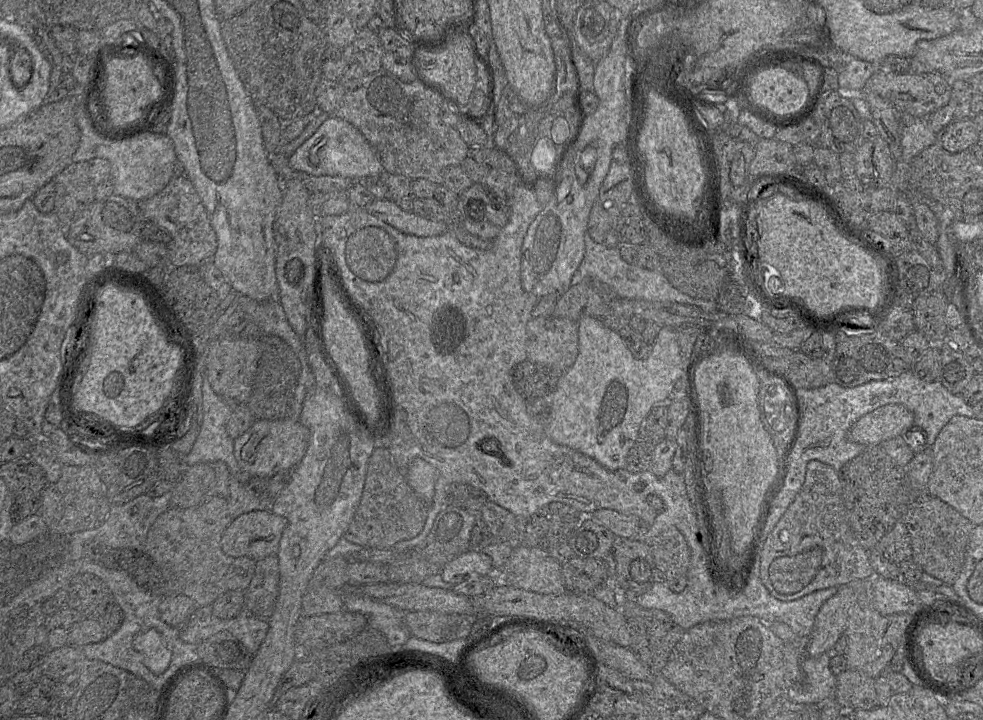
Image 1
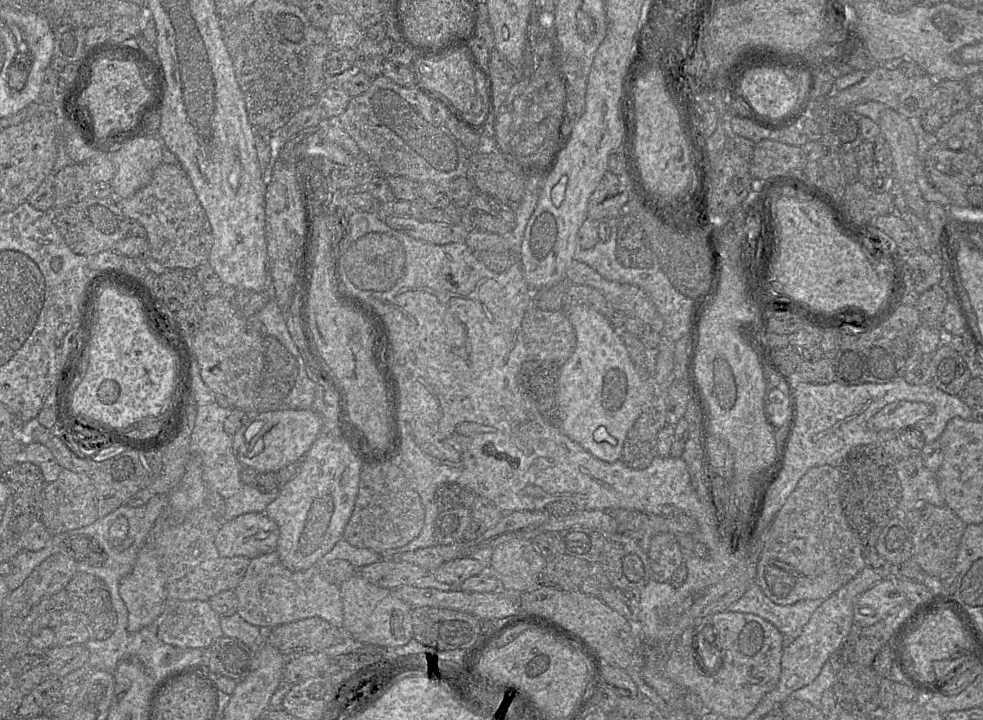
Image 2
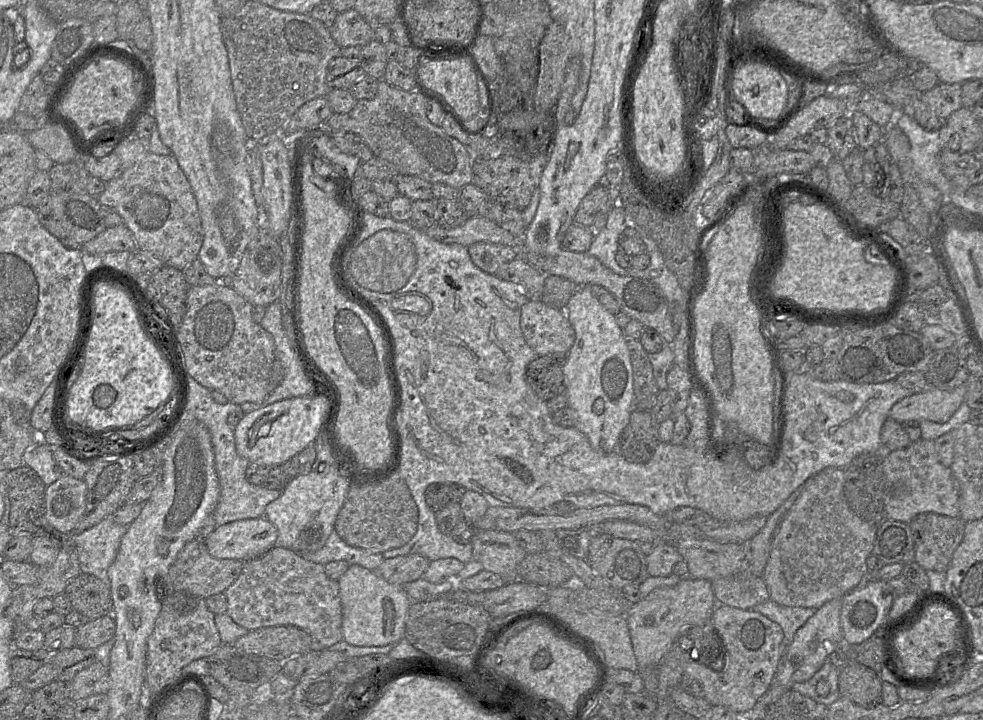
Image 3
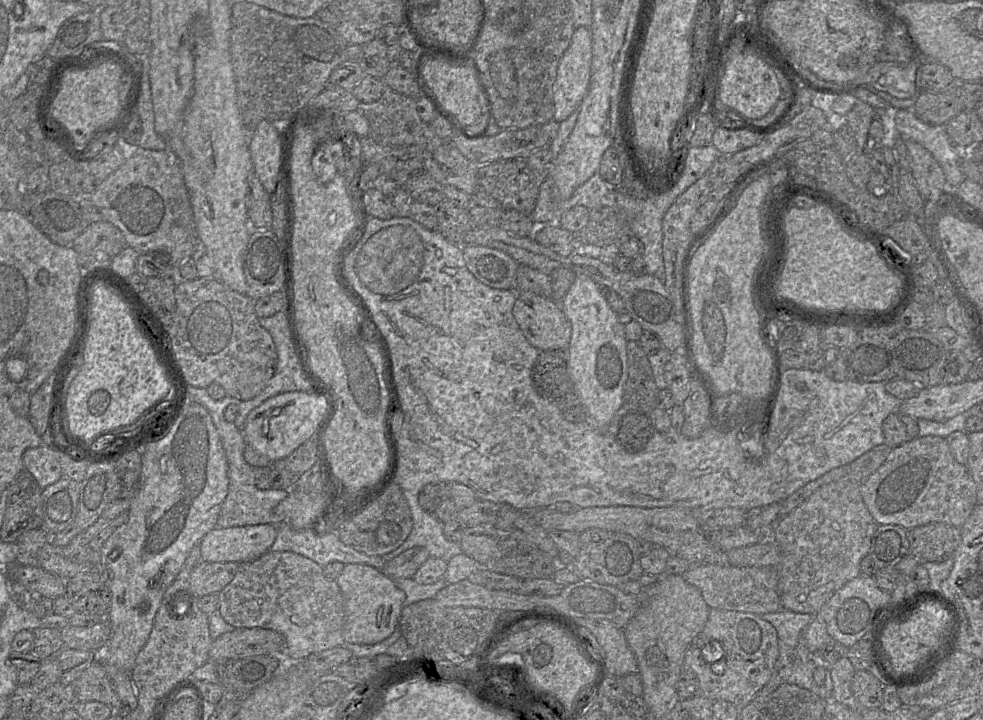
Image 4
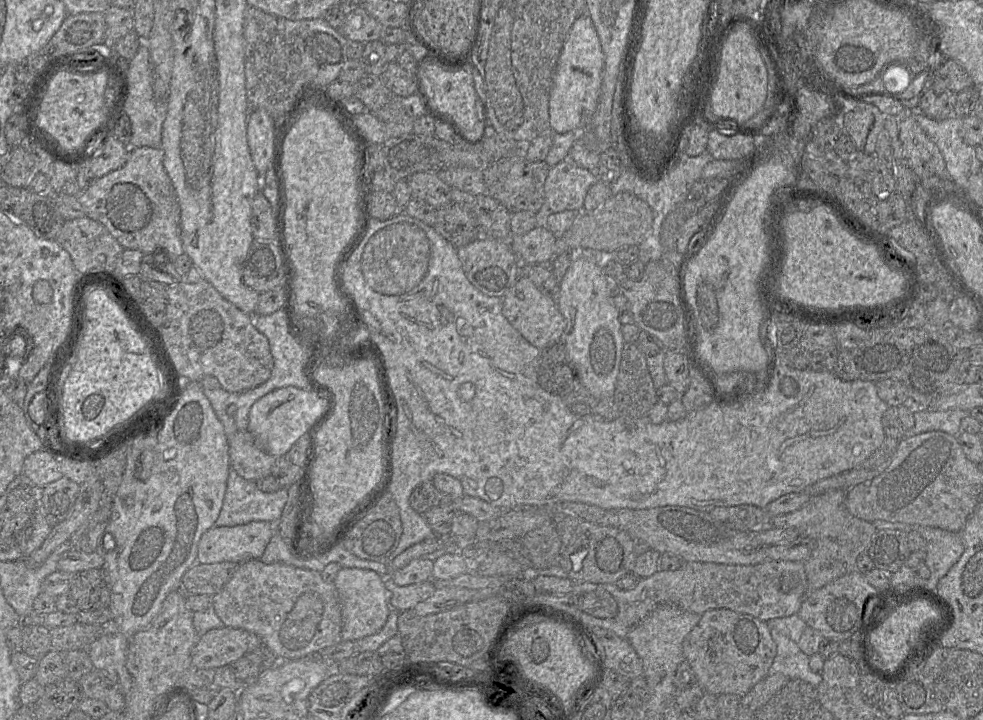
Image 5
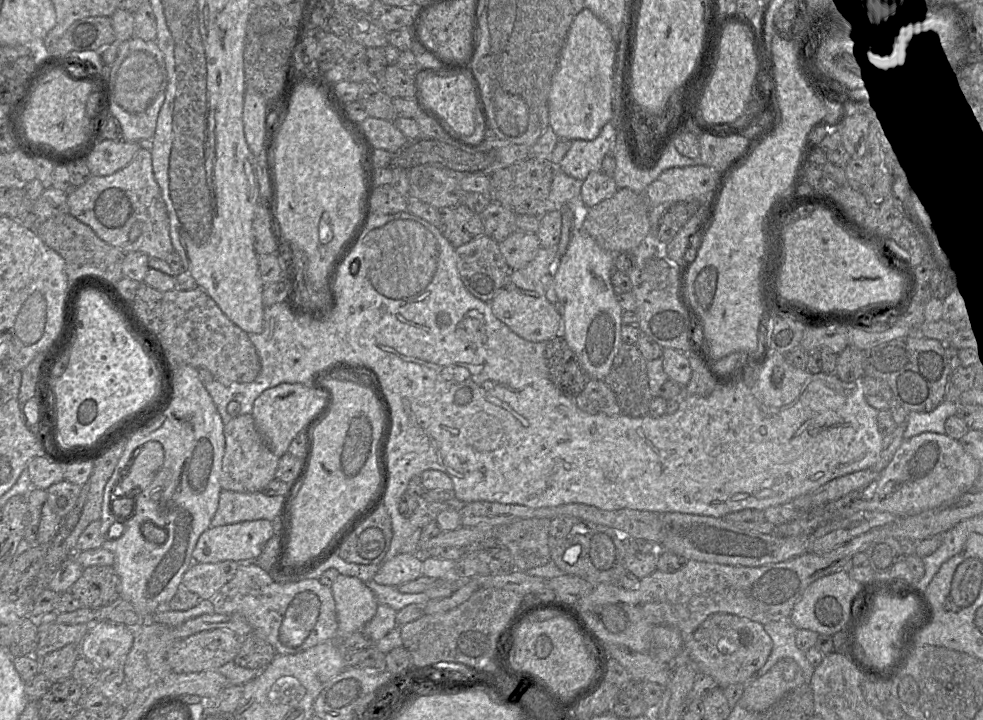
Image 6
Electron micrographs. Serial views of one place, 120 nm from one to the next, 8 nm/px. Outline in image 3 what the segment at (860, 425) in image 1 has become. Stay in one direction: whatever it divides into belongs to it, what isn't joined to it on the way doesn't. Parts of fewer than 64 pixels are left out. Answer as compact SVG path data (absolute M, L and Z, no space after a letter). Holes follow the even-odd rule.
M967 385L953 390L928 387L922 392L913 393L895 403L889 411L889 417L899 423L929 420L943 424L965 402L966 392Z

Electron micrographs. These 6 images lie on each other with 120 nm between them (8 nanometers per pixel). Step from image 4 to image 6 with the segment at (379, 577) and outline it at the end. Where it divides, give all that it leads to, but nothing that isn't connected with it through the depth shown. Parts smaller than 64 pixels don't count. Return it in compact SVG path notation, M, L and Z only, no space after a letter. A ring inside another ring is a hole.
M339 574L331 585L338 623L337 637L348 636L375 615L378 602L373 592L357 577Z

